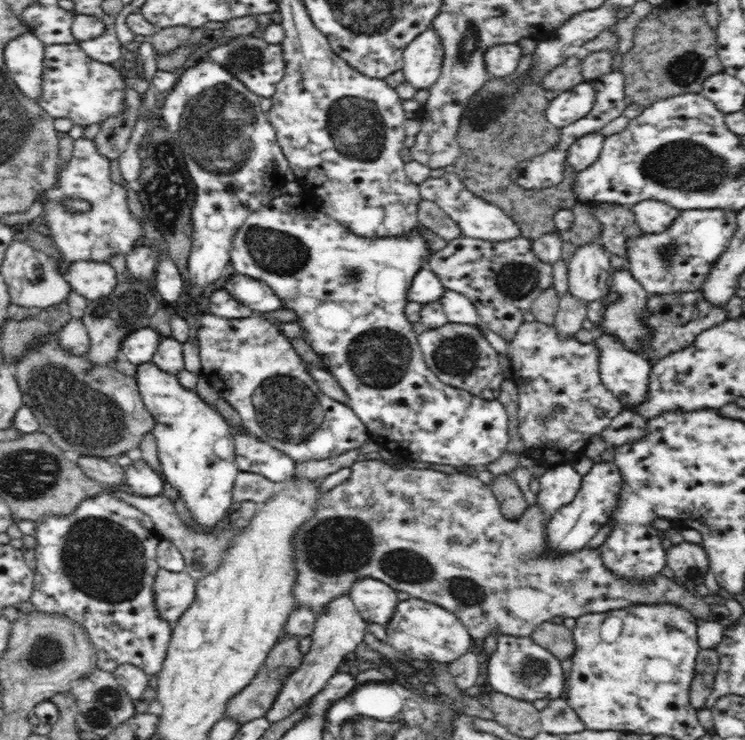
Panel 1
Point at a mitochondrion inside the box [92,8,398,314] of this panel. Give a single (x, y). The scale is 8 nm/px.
(217, 127)

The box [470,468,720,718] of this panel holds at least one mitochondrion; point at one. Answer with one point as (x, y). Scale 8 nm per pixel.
(531, 672)

